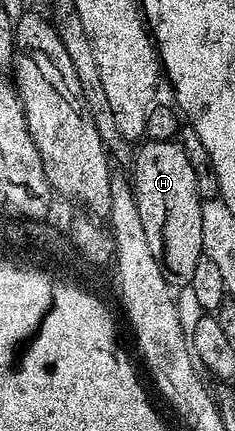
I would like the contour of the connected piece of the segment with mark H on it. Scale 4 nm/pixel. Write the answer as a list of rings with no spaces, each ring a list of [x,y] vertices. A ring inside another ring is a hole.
[[[145,140],[135,150],[132,171],[130,177],[134,182],[138,209],[144,209],[144,213],[168,213],[168,229],[164,229],[164,249],[168,249],[168,266],[164,271],[172,269],[172,283],[192,282],[194,267],[198,264],[198,259],[204,256],[202,247],[204,201],[194,179],[194,167],[190,167],[190,159],[186,159],[186,151],[180,146],[179,140]]]

